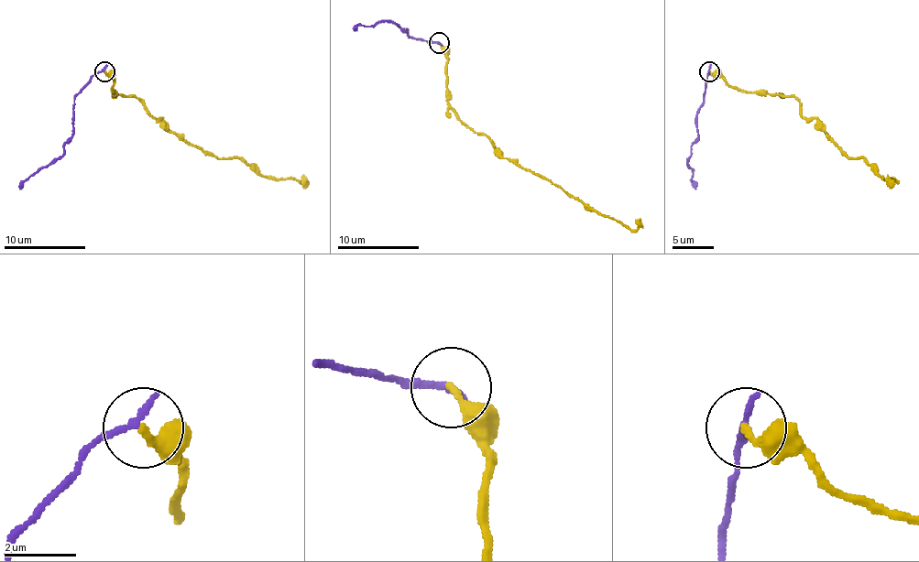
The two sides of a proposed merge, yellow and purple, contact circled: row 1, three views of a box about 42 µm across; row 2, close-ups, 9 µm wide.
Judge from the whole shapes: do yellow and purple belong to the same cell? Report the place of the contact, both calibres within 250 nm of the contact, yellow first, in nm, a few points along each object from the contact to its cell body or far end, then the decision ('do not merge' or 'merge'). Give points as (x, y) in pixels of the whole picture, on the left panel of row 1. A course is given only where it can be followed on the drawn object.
(104, 71) | 220/220 nm | yellow via (104, 70), (113, 79), (114, 93), (133, 95), (169, 130), (221, 158), (239, 158), (262, 175), (307, 179) | purple via (104, 70), (98, 70), (75, 97), (71, 138), (63, 146), (63, 155), (40, 167), (24, 181), (20, 189) | do not merge

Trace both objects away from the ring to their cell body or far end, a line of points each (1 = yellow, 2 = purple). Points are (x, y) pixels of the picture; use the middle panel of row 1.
1: (438, 42), (446, 56), (448, 107), (473, 132), (481, 132), (504, 158), (596, 211), (633, 231), (640, 218)
2: (438, 42), (410, 37), (408, 29), (405, 32), (397, 24), (358, 26), (355, 29)

